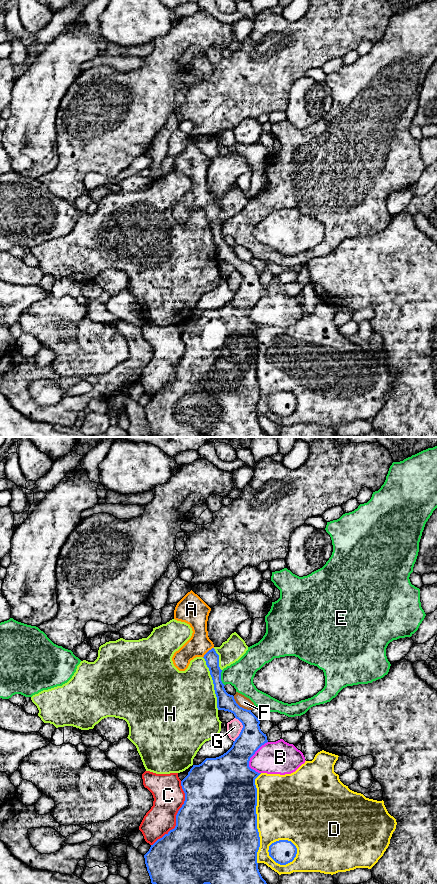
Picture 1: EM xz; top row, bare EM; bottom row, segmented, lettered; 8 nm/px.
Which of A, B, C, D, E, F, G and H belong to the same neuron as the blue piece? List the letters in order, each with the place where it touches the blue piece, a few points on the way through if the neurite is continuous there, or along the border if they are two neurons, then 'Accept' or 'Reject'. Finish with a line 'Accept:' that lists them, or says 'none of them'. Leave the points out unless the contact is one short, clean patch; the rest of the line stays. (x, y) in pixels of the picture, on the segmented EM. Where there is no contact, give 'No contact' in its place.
A: Touches blue at xz (207, 652). Path across: xz (211, 657), (207, 652), (199, 644). Accept
B: Touches blue at xz (250, 757). Reject
C: Touches blue at xz (176, 816). Reject
D: Touches blue at xz (256, 818). Reject
E: Touches blue at xz (220, 678). Boundary: xz (221, 670), (221, 682), (224, 685). Reject
F: Touches blue at xz (239, 706). Boundary: xz (233, 696), (240, 706), (250, 710). Reject
G: Touches blue at xz (242, 729). Reject
H: Touches blue at xz (213, 683). Reject
Accept: A

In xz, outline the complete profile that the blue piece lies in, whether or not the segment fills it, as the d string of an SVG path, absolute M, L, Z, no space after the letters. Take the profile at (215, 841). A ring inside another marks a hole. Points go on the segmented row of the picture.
M192 590L177 603L174 619L189 624L193 633L174 653L172 661L179 671L185 671L191 660L203 657L213 680L218 710L233 713L243 728L226 753L193 765L181 781L185 801L176 815L176 826L151 845L144 855L145 864L154 885L268 885L257 863L260 837L257 829L255 779L261 773L249 767L250 758L268 740L260 729L258 718L251 710L240 707L234 696L224 688L219 655L208 637L210 611L211 608Z

